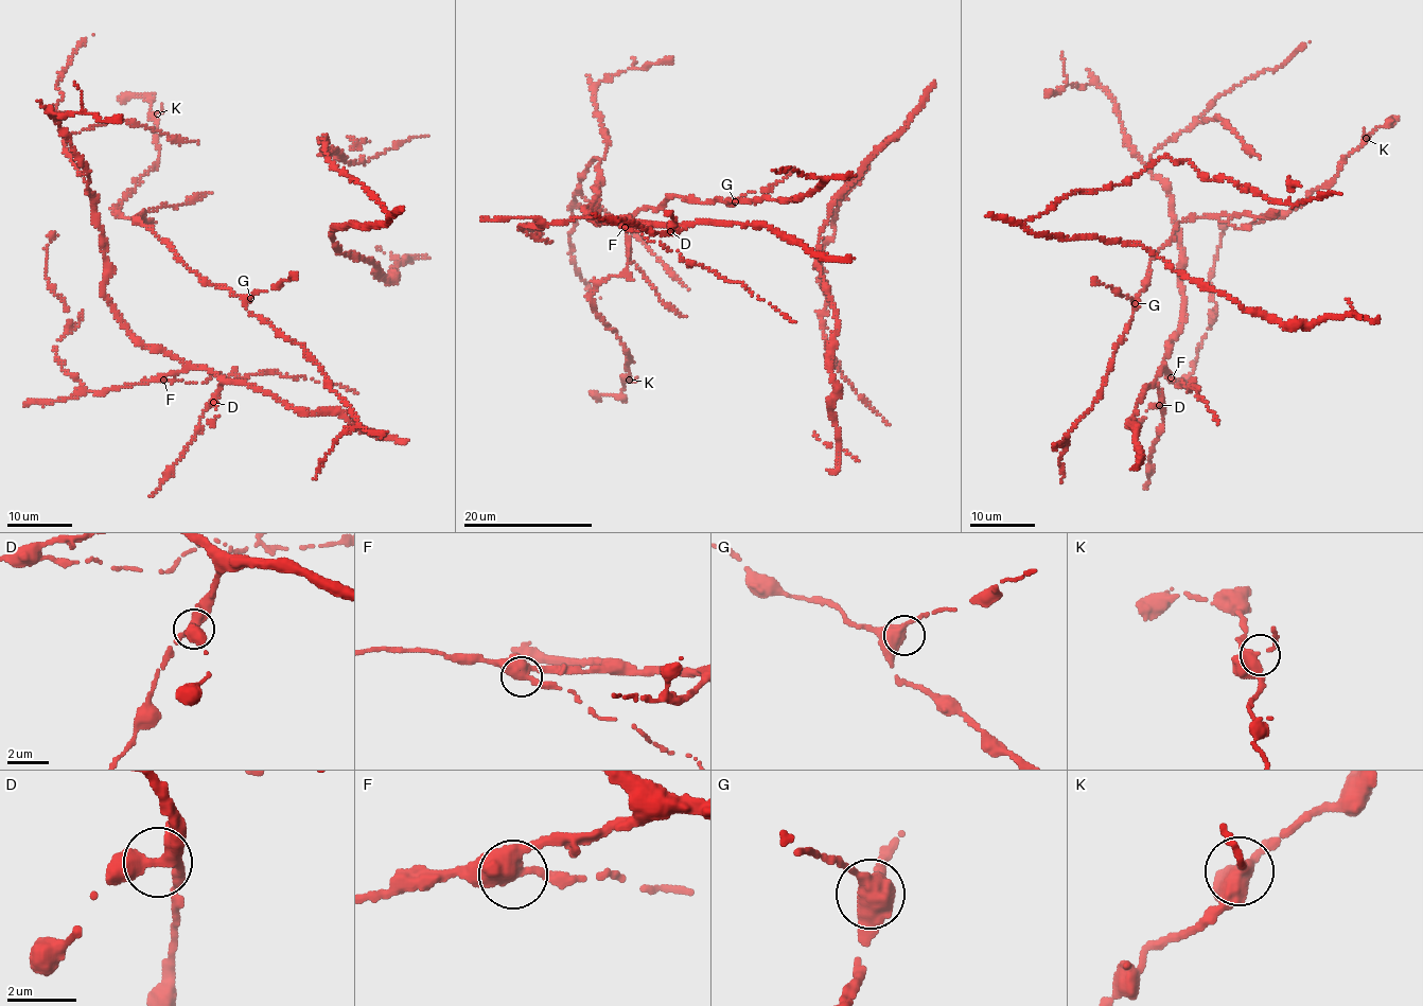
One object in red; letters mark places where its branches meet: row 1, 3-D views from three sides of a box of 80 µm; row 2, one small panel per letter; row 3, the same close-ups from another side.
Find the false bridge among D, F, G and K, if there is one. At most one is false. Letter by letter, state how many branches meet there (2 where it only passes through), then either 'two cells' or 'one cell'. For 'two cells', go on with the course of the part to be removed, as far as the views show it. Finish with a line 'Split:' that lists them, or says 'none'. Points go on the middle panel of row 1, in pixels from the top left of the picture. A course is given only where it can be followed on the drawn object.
D: 3 | one cell
F: 3 | two cells | (624, 227), (679, 251), (694, 265), (742, 283), (753, 295), (770, 303), (795, 322)
G: 3 | one cell
K: 3 | one cell
Split: F

